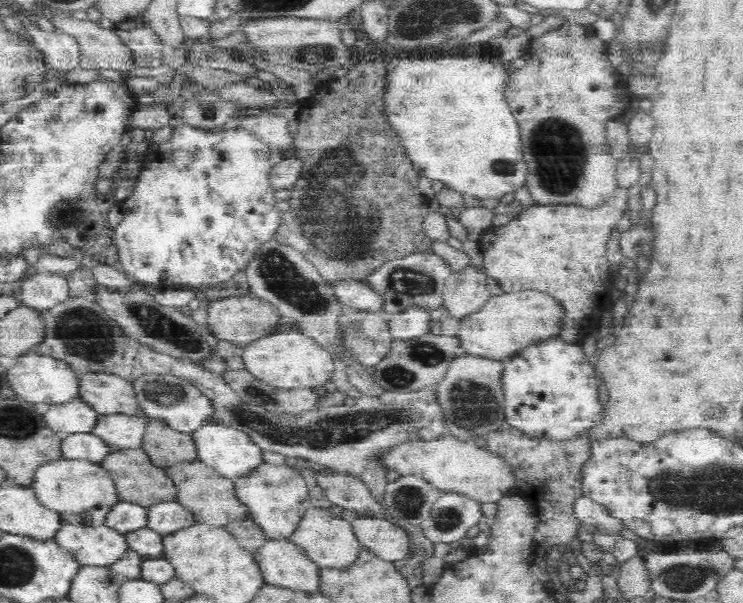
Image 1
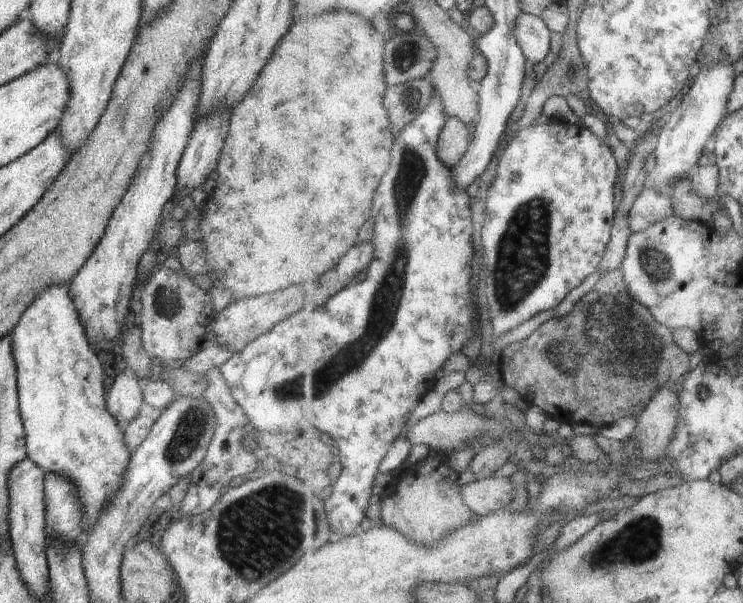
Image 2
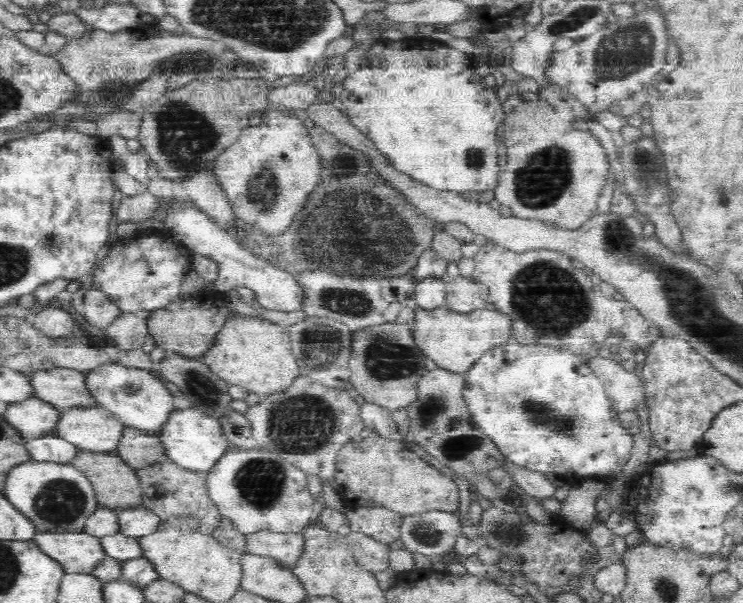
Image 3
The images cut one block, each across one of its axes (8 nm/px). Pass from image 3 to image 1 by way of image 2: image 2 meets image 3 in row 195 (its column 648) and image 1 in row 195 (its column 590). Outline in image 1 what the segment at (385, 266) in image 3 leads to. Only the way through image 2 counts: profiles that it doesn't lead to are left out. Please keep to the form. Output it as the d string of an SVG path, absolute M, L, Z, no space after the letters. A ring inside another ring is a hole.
M372 61L372 64L356 64L350 72L343 78L330 79L321 88L316 90L318 96L312 100L312 116L318 116L320 122L328 116L356 116L356 118L362 118L362 120L352 120L352 126L358 128L358 122L362 122L360 126L366 128L366 130L356 130L356 138L354 138L354 144L356 140L364 140L366 138L366 154L360 154L360 170L304 170L302 169L302 178L291 188L291 198L288 201L291 204L291 210L283 214L282 228L277 232L276 239L282 244L293 245L294 248L300 249L309 257L315 265L317 265L318 272L325 277L331 285L338 284L338 281L347 280L366 280L366 276L370 276L370 272L374 272L379 265L386 264L387 260L394 260L394 257L408 256L412 252L418 252L420 249L430 249L431 239L428 239L426 232L423 231L423 220L428 213L428 198L418 190L418 180L421 174L414 168L413 162L408 156L406 147L402 142L399 132L393 127L393 124L389 121L387 116L387 108L385 108L385 91L386 90L386 66L380 64L380 61Z

